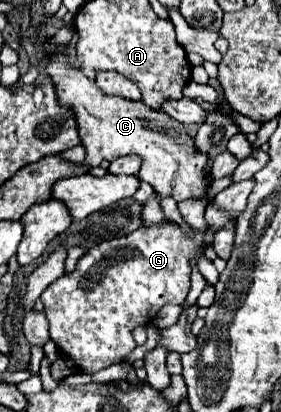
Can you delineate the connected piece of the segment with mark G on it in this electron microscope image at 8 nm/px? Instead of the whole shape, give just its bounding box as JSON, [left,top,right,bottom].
[41,223,203,373]

